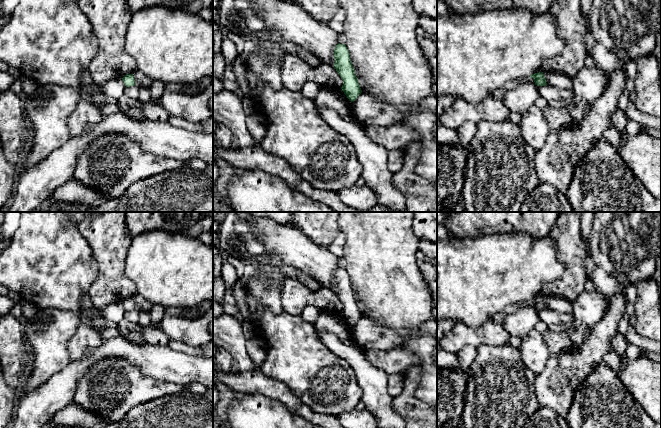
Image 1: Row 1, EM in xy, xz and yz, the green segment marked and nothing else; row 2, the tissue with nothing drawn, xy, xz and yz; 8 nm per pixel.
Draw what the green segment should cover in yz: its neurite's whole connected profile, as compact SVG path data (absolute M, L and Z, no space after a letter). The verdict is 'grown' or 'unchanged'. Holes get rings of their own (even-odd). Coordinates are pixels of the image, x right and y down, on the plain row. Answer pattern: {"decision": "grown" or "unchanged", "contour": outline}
{"decision": "unchanged", "contour": "M543 296L534 297L530 301L534 303L535 309L537 310L547 309Z"}

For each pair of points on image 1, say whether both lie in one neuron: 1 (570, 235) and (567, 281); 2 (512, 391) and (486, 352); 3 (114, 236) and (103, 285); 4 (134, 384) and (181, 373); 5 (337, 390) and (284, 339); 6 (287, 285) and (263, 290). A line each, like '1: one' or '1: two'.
1: one
2: one
3: one
4: two
5: one
6: two

